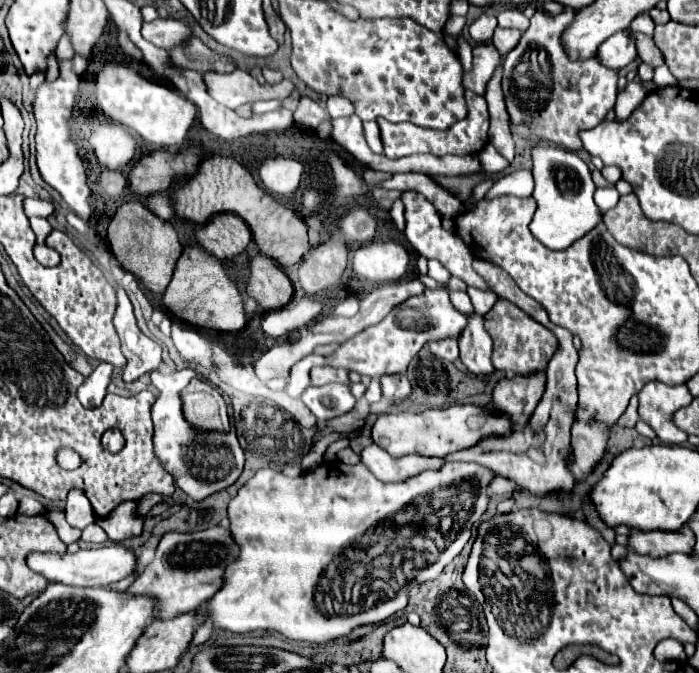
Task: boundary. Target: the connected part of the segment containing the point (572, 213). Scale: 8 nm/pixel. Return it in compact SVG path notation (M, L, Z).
M556 146L536 148L532 152L532 162L532 174L536 184L532 196L538 208L530 222L530 232L550 250L566 250L602 222L602 212L592 198L596 186L592 182L590 170L576 154Z

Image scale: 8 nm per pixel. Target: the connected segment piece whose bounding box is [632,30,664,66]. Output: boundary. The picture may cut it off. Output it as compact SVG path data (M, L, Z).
M632 30L632 34L636 36L634 44L636 44L636 52L638 52L638 56L642 58L642 62L646 62L646 64L650 64L650 66L660 66L660 64L664 64L660 50L654 46L654 40L652 40L650 36L646 36L646 34L642 34L642 32L634 32L634 30Z

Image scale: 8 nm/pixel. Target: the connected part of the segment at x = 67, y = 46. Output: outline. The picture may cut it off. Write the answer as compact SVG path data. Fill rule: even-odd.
M66 36L61 37L55 53L56 53L56 60L57 60L58 64L60 64L60 62L65 59L69 59L70 56L73 55L74 50L72 48L72 45L70 44L70 42L68 42L68 40L66 40Z

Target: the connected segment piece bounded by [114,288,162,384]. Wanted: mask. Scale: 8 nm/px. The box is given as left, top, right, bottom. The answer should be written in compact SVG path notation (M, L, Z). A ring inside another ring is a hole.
M122 288L116 290L118 294L118 310L114 316L114 326L122 342L122 352L126 356L126 368L122 372L124 384L134 382L136 378L150 374L160 368L162 364L162 348L148 336L144 336L138 326L132 312L132 304Z

